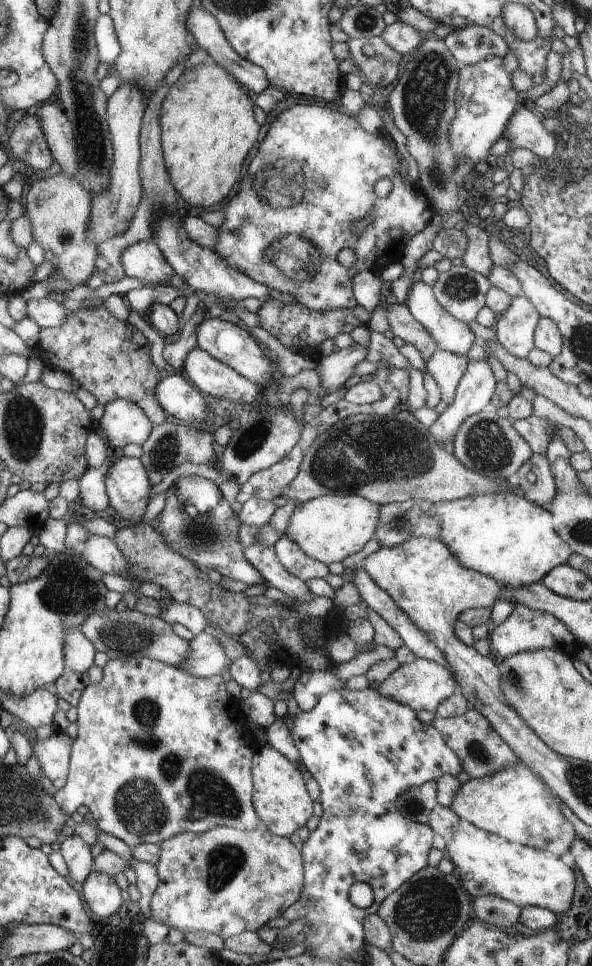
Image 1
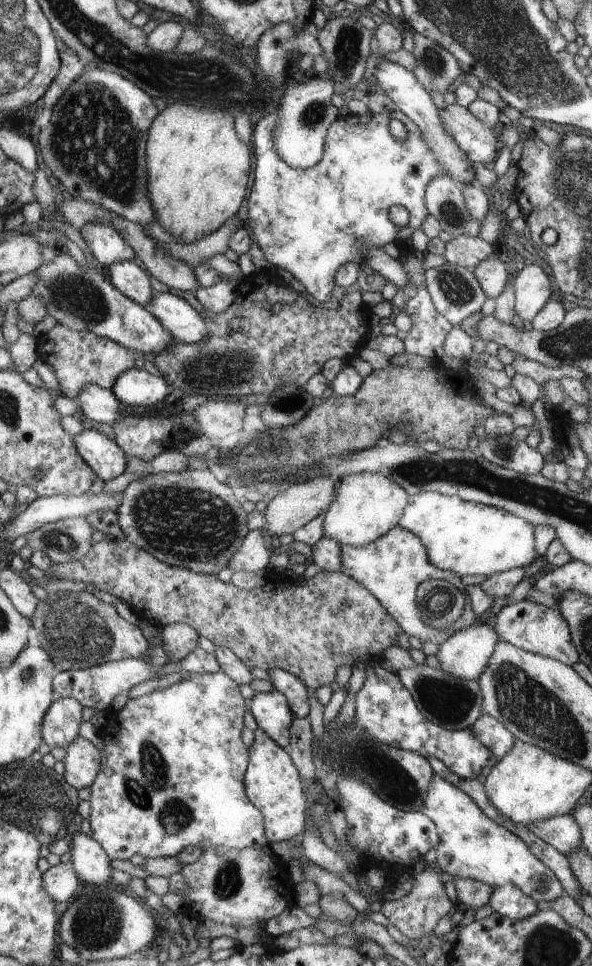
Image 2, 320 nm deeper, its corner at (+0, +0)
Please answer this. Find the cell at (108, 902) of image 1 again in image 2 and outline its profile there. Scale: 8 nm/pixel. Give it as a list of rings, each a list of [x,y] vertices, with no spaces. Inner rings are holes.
[[[80,831],[71,838],[71,844],[72,867],[79,880],[87,888],[110,886],[113,872],[111,860],[95,838]]]

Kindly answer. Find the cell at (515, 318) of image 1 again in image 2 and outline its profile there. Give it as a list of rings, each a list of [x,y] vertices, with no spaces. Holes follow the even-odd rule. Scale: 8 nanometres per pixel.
[[[531,261],[514,278],[514,312],[522,322],[532,322],[552,299],[548,275],[535,261]]]

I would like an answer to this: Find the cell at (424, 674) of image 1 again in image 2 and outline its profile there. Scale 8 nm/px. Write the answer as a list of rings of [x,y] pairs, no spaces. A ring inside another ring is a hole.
[[[492,617],[478,620],[470,627],[452,634],[439,647],[435,656],[440,670],[454,679],[460,678],[466,682],[478,680],[494,653],[496,642],[499,642],[499,638]]]

